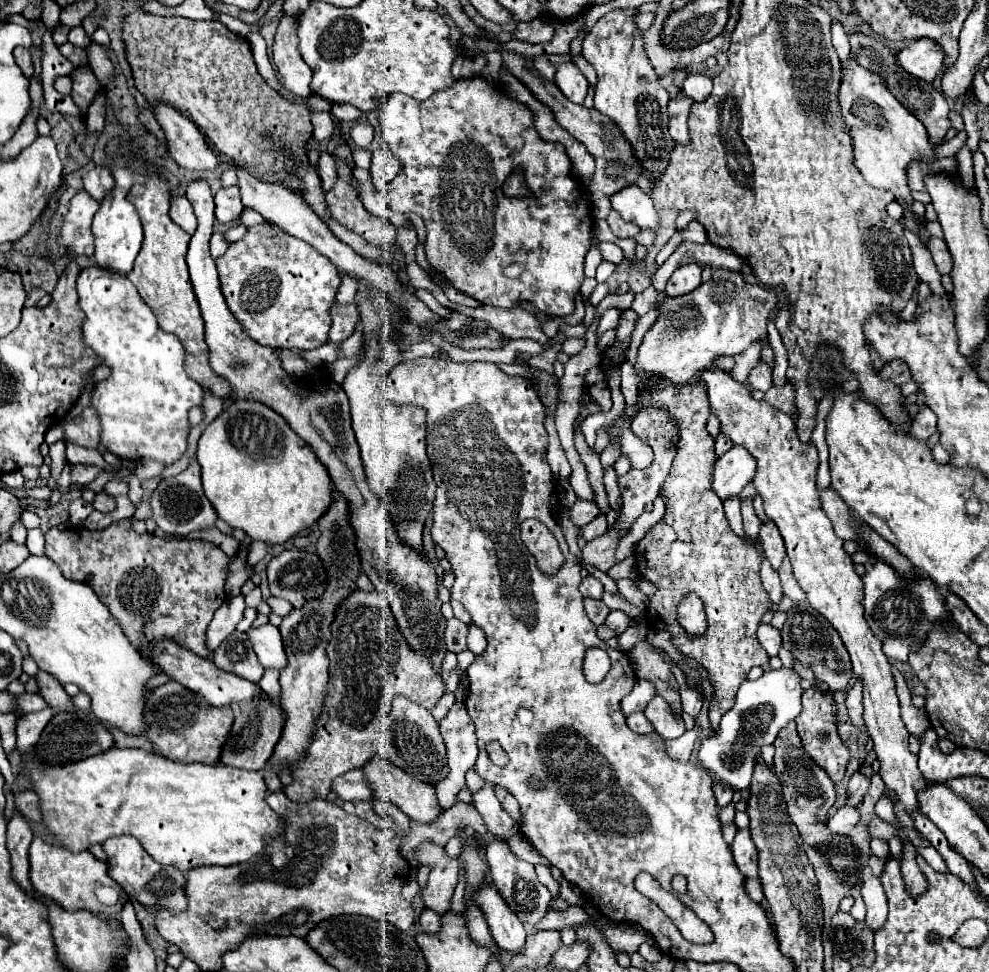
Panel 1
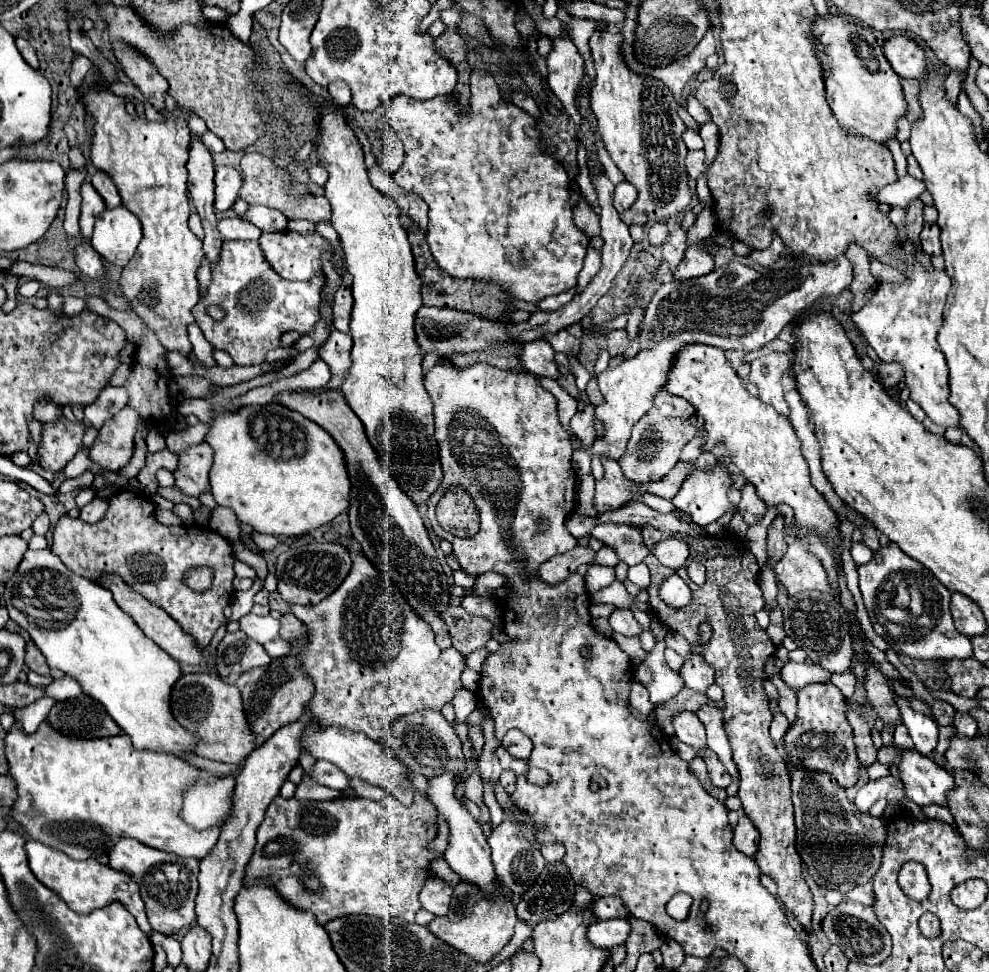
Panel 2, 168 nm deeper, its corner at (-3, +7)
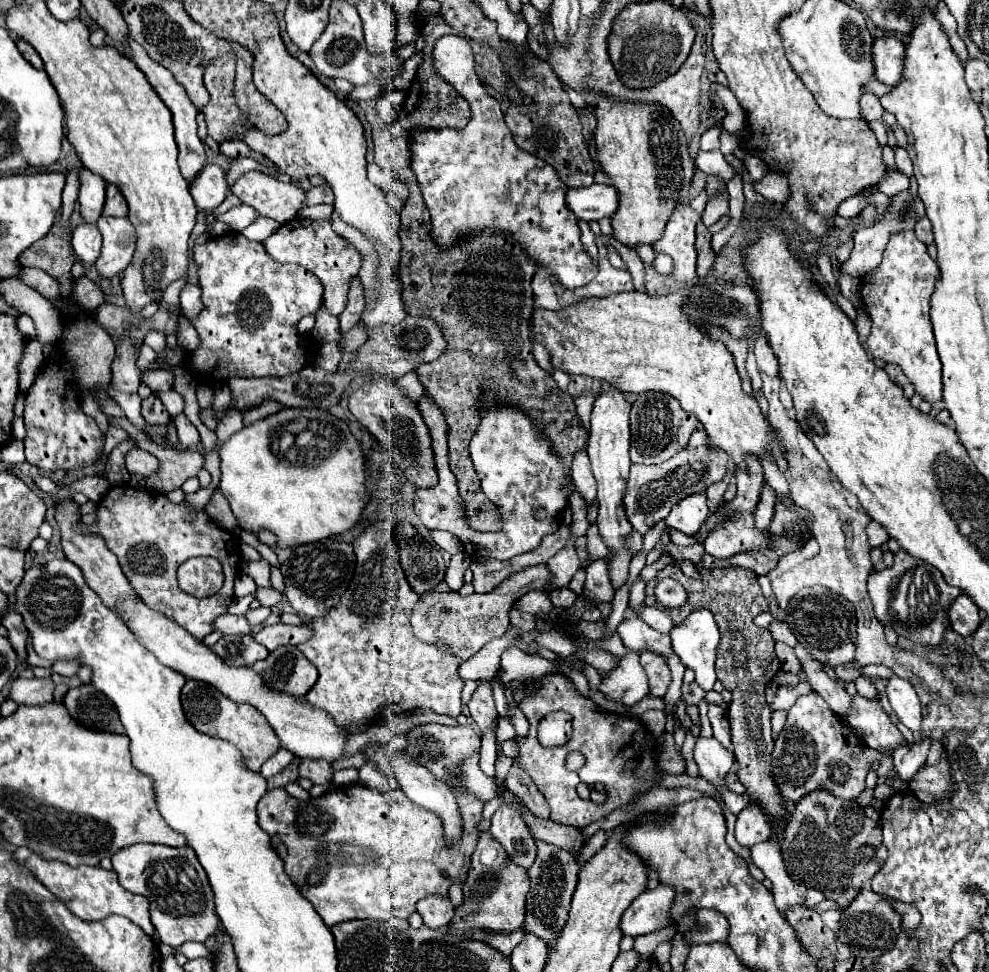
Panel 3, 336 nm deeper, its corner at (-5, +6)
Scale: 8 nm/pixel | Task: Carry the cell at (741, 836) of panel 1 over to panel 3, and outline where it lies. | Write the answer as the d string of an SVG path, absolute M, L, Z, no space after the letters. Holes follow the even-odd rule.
M747 805L735 823L735 839L743 847L753 847L755 843L767 841L771 837L771 829L763 811L757 805Z

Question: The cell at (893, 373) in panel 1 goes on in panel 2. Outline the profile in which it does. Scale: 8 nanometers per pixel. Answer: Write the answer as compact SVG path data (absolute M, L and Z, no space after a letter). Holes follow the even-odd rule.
M881 362L879 370L877 370L877 376L881 378L881 384L887 390L893 388L893 386L897 386L897 382L903 380L903 372L901 372L899 364L885 364L885 362Z

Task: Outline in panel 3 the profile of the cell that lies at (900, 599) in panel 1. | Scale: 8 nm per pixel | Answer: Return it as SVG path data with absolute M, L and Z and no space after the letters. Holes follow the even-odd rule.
M907 551L895 553L893 567L871 573L867 591L875 607L875 617L883 627L893 627L897 637L905 637L925 647L939 647L949 627L947 609L961 595L959 589L949 587L943 575L929 563L911 557Z

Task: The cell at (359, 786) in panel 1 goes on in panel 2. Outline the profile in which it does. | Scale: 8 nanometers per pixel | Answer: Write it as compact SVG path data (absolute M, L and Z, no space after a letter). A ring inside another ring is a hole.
M317 760L309 772L309 778L317 784L323 784L335 790L345 790L349 784L345 772L341 772L335 764L329 764L327 760Z

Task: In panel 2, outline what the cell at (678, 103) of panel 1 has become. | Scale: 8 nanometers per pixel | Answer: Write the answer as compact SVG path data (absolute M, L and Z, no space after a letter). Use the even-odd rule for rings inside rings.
M687 128L683 140L685 140L685 144L687 144L689 150L703 150L703 140L701 140L701 136L697 132L693 132L693 130Z

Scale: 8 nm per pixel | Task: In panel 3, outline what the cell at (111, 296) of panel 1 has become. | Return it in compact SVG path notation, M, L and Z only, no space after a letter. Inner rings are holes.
M83 223L73 231L71 245L79 261L83 261L85 265L95 265L101 253L101 233L95 225Z

